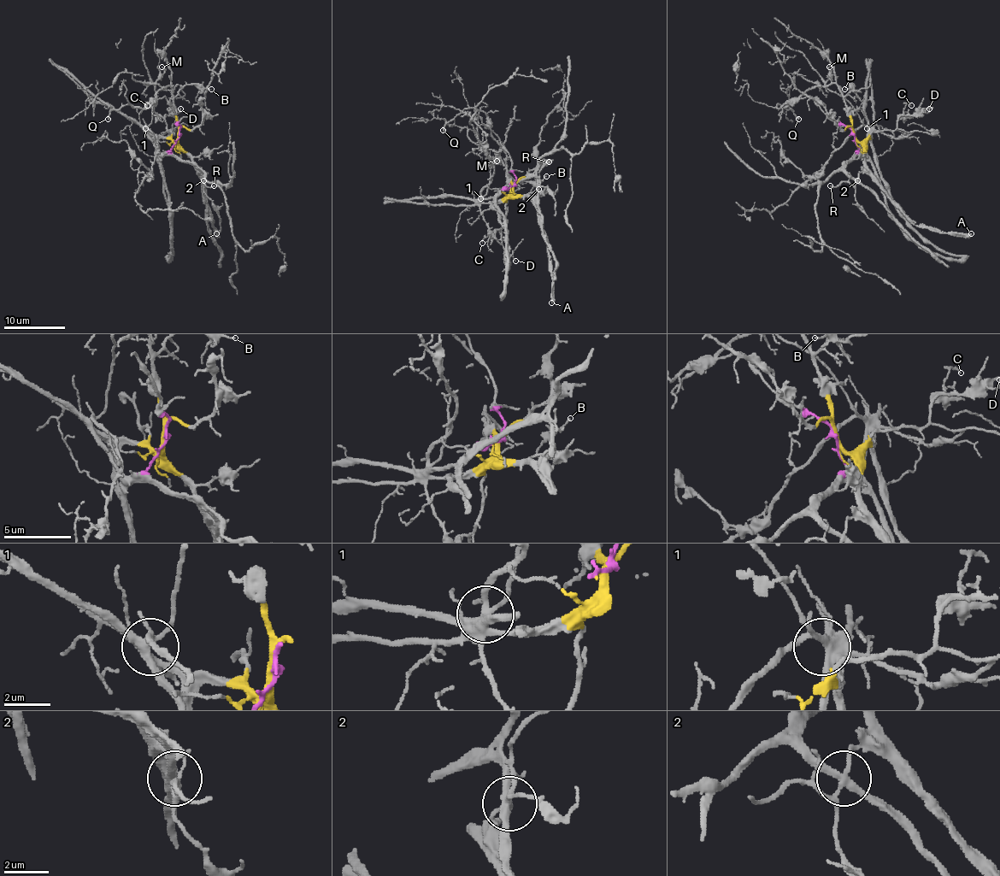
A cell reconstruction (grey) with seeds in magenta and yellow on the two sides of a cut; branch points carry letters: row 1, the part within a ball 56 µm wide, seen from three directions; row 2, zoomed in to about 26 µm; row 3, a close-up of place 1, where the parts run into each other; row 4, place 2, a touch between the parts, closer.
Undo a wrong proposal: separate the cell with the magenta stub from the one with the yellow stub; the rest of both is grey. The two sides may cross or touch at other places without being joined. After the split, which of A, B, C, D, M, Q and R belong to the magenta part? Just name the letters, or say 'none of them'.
M

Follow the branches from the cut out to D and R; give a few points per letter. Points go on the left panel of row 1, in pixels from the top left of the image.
D: (179, 136), (176, 142), (171, 138), (165, 116), (171, 116), (180, 108)
R: (179, 136), (180, 148), (203, 178), (203, 185), (203, 182), (208, 186), (214, 185)

